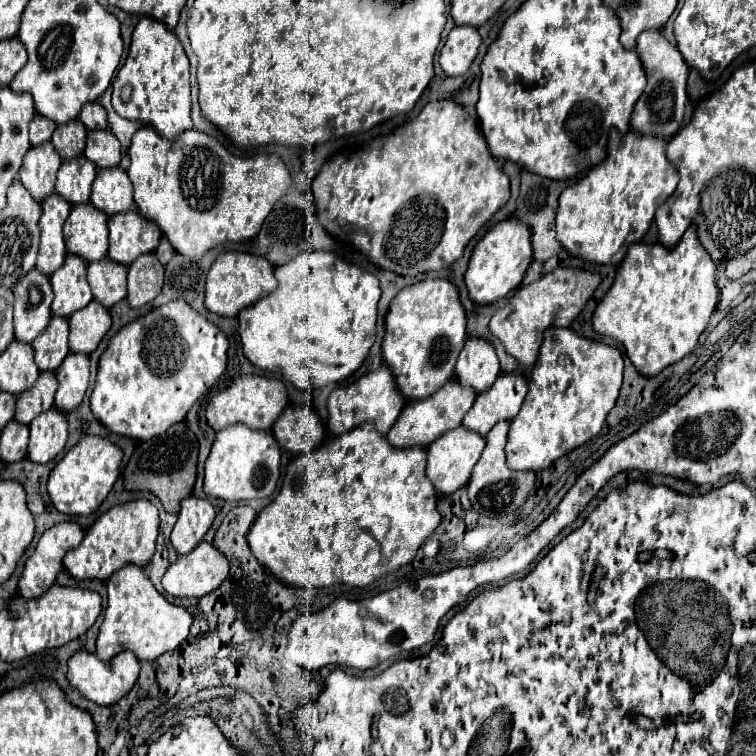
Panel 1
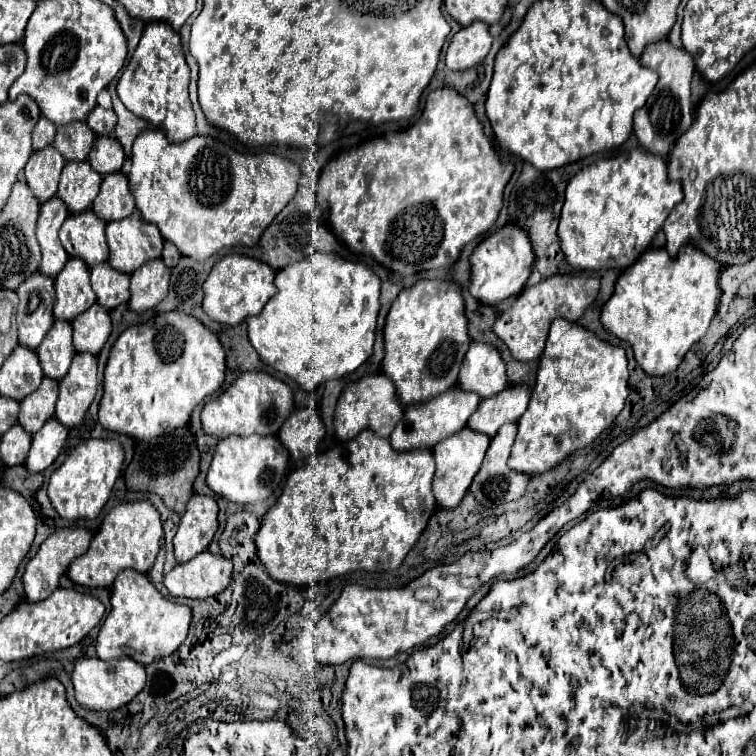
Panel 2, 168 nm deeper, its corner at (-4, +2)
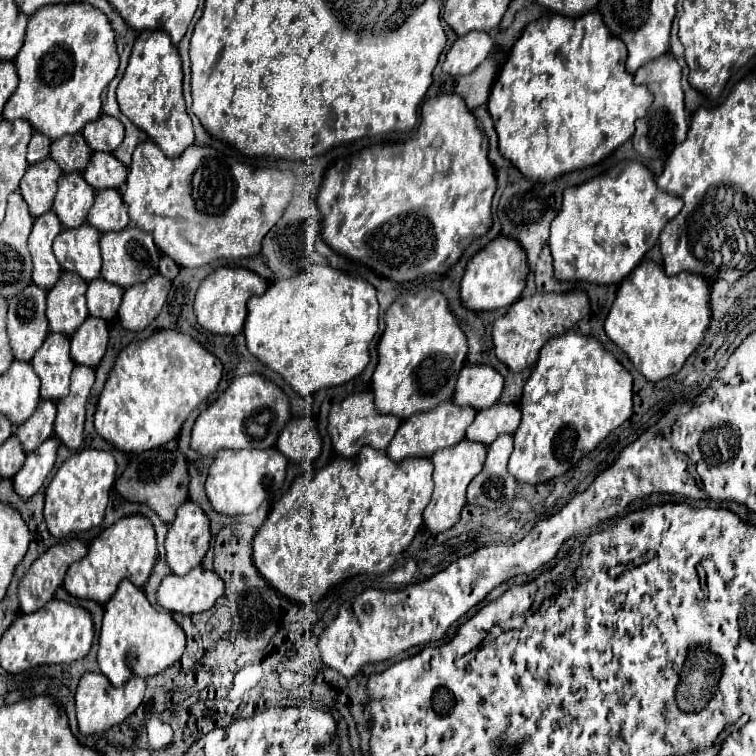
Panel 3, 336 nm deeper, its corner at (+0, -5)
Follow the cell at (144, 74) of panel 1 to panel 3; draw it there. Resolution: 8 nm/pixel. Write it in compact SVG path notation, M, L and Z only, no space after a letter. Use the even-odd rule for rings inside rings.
M147 30L141 32L133 52L129 56L127 70L117 86L117 104L121 112L143 132L149 134L153 142L157 142L165 156L177 158L195 142L191 118L185 110L183 100L183 72L181 72L181 56L177 48L169 42L165 32Z

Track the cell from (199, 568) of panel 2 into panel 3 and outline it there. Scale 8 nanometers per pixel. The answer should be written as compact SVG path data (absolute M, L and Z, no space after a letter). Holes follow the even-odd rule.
M195 566L185 576L165 576L157 590L157 604L167 612L197 614L209 610L223 594L223 588L221 578L213 570Z

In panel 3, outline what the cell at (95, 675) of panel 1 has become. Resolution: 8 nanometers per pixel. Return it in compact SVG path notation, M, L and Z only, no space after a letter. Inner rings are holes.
M85 674L79 682L79 688L75 692L75 702L77 702L77 722L79 722L79 732L81 734L99 734L103 730L109 730L115 724L121 724L129 714L137 710L137 706L143 700L145 692L145 680L143 678L129 678L125 686L113 688L113 684L103 676L103 674Z

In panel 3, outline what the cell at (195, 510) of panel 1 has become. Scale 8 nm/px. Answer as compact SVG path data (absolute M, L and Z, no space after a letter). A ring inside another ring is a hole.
M195 502L181 504L165 538L167 564L173 574L183 576L191 568L199 566L207 554L209 540L209 520L203 514L201 506Z

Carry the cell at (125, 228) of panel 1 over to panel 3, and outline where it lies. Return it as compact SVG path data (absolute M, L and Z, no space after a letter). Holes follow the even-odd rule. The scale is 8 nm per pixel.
M129 224L127 228L119 230L119 232L107 232L101 236L101 256L103 256L103 270L101 276L111 282L117 284L121 288L129 288L133 284L145 282L151 276L155 276L161 252L153 242L153 236L149 232L139 230L137 226Z

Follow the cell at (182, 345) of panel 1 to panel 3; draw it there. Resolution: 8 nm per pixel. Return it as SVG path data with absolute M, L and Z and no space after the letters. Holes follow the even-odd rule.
M159 330L151 338L143 342L129 344L121 350L121 354L115 360L113 370L109 372L109 378L105 382L105 388L99 396L97 410L95 410L95 432L111 442L121 452L145 452L153 450L161 444L167 444L169 440L177 438L183 422L187 416L203 402L207 400L219 386L221 380L221 362L217 356L207 352L199 342L195 342L191 336L181 334L177 330Z

